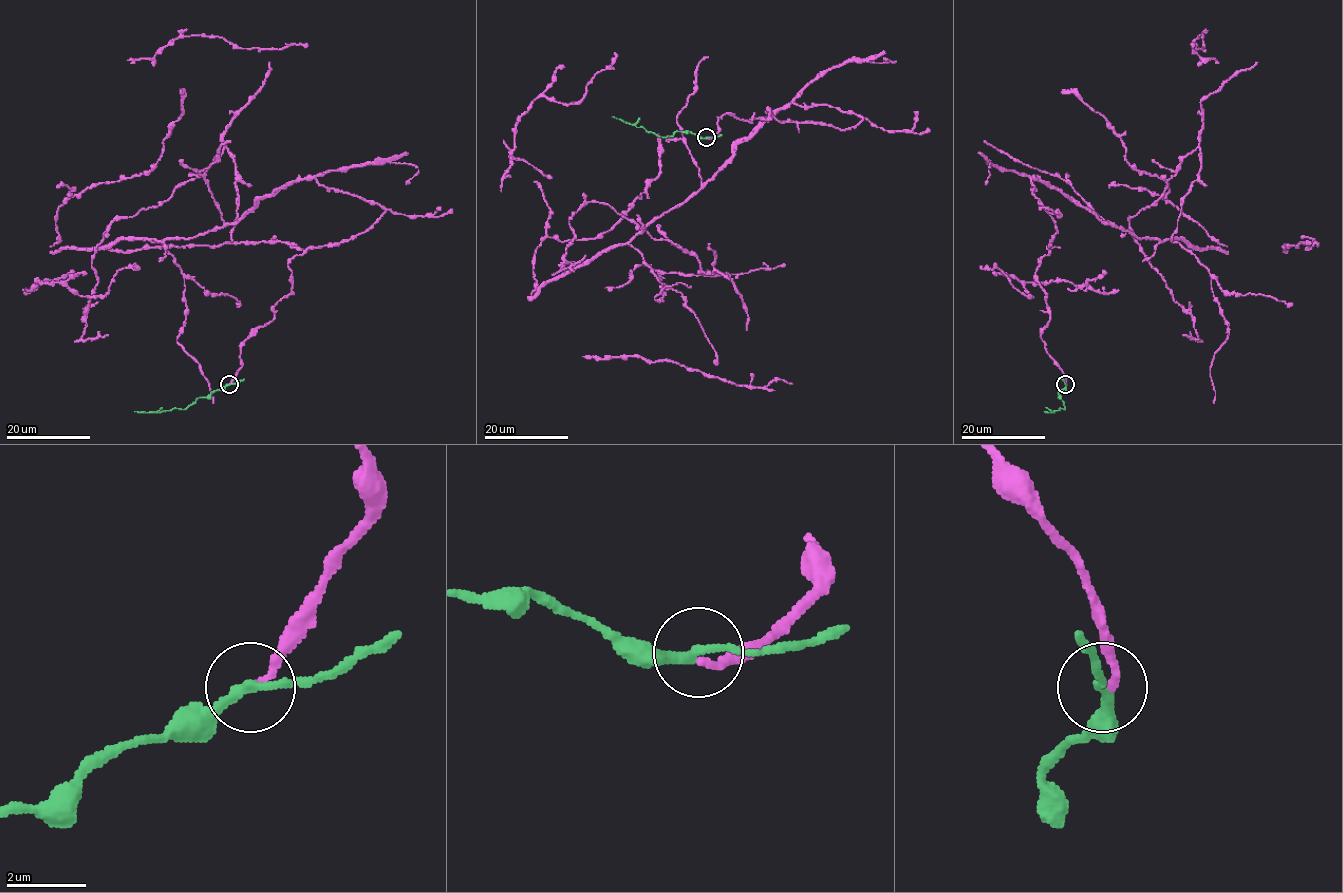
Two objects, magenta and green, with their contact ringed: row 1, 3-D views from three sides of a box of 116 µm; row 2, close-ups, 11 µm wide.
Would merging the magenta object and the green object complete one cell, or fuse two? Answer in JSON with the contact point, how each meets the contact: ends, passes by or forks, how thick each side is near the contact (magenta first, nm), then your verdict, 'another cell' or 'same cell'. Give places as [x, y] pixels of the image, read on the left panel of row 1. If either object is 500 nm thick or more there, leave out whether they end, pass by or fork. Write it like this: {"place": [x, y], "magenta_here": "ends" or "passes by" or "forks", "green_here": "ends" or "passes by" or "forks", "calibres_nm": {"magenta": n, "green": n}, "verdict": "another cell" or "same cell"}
{"place": [229, 384], "magenta_here": "ends", "green_here": "passes by", "calibres_nm": {"magenta": 170, "green": 220}, "verdict": "another cell"}

